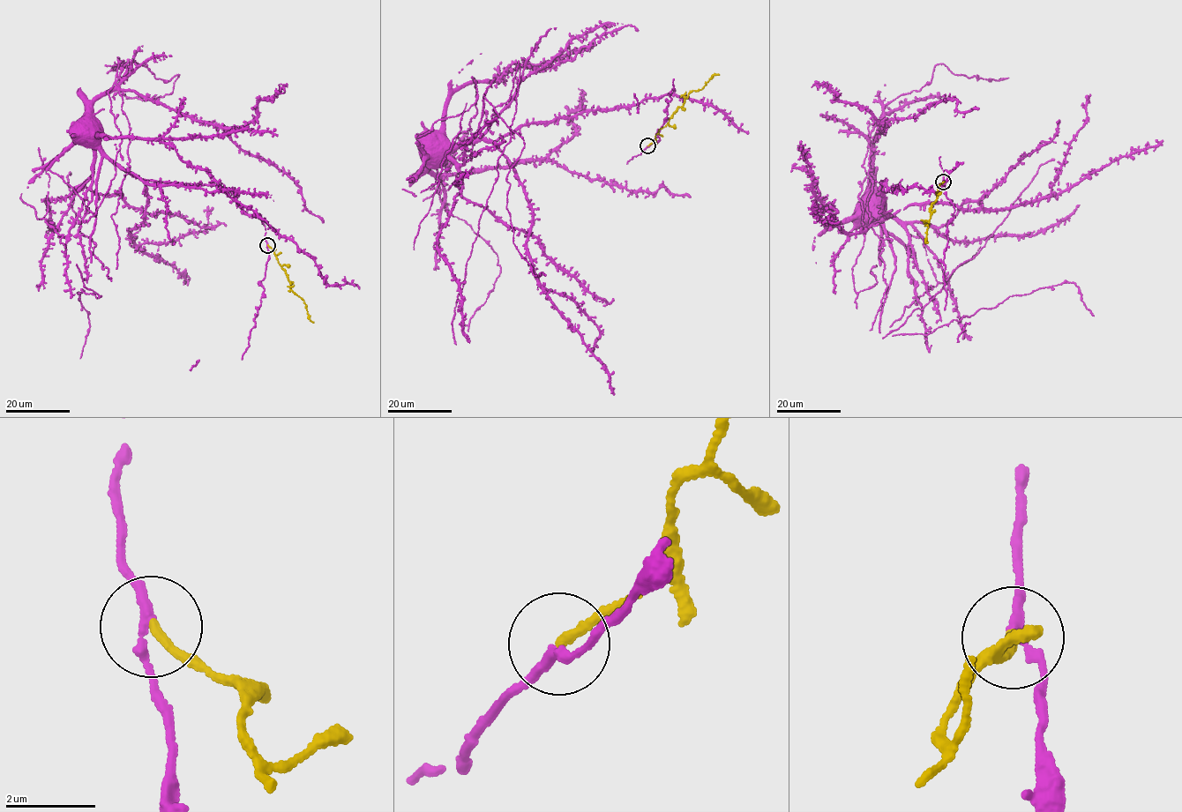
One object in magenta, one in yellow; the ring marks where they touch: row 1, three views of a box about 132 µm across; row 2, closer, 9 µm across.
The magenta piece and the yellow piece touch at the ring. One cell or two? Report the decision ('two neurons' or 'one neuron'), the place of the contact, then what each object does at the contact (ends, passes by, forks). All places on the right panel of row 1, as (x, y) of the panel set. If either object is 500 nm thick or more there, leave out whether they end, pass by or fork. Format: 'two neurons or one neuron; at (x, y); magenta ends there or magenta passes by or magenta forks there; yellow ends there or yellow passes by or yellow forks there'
two neurons; at (943, 182); magenta passes by; yellow ends there

